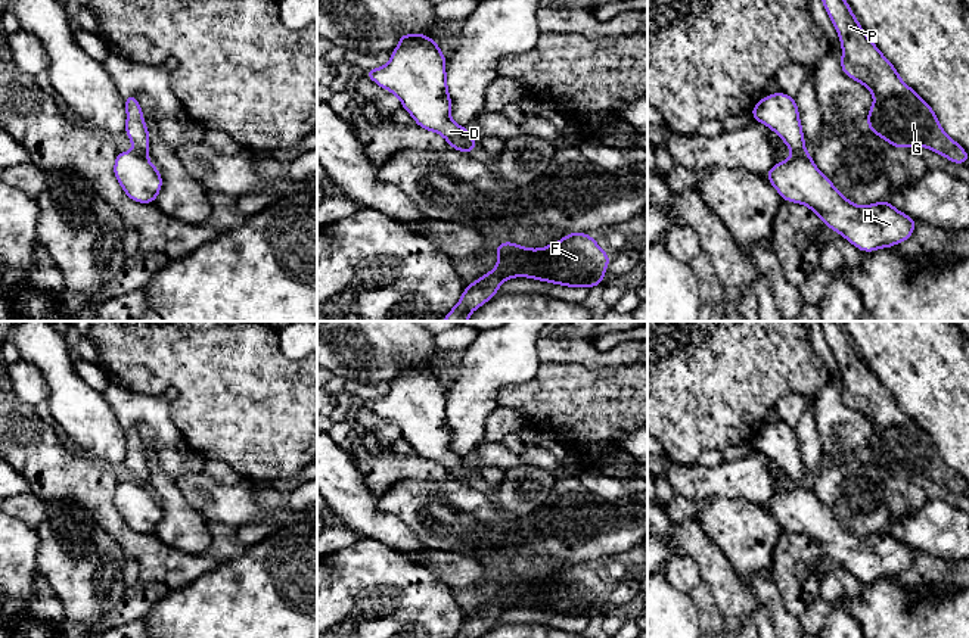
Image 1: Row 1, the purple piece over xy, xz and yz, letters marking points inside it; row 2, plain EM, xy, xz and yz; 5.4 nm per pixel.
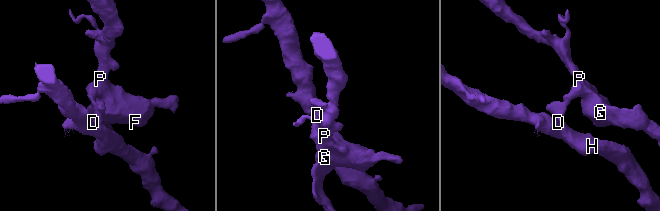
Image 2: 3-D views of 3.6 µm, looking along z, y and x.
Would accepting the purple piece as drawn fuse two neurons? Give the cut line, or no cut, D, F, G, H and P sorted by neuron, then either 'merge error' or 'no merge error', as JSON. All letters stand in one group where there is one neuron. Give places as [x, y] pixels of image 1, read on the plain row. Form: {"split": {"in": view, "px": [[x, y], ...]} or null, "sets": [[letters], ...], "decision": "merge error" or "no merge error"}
{"split": {"in": "yz", "px": [[804, 481], [794, 484]]}, "sets": [["D", "H"], ["F", "G", "P"]], "decision": "merge error"}

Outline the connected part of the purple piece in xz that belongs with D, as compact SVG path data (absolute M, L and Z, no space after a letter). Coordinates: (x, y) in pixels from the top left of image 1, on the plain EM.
M403 364L398 370L389 393L364 399L364 407L398 426L416 455L441 464L450 477L472 485L476 474L469 457L460 457L450 448L445 385L438 373L426 364Z

